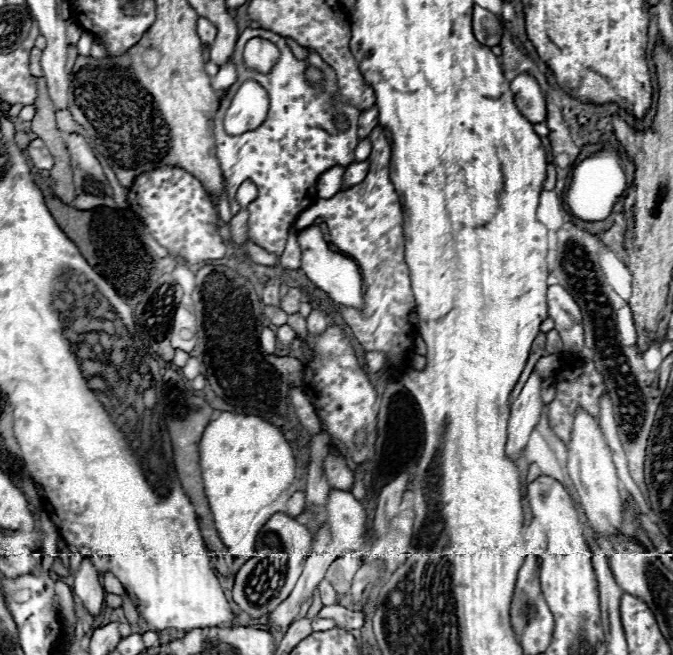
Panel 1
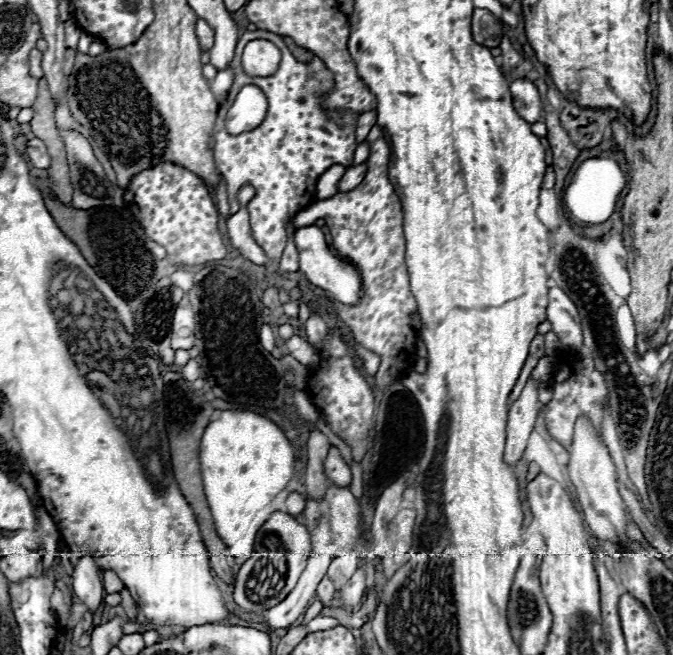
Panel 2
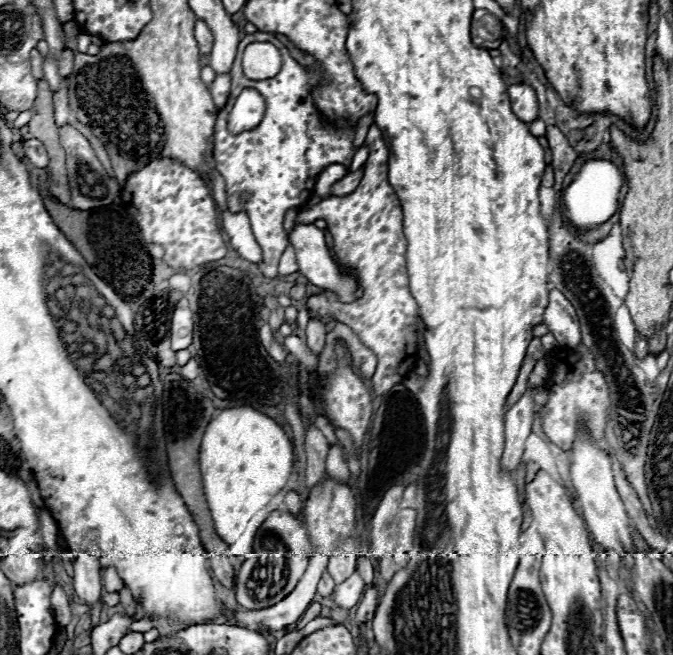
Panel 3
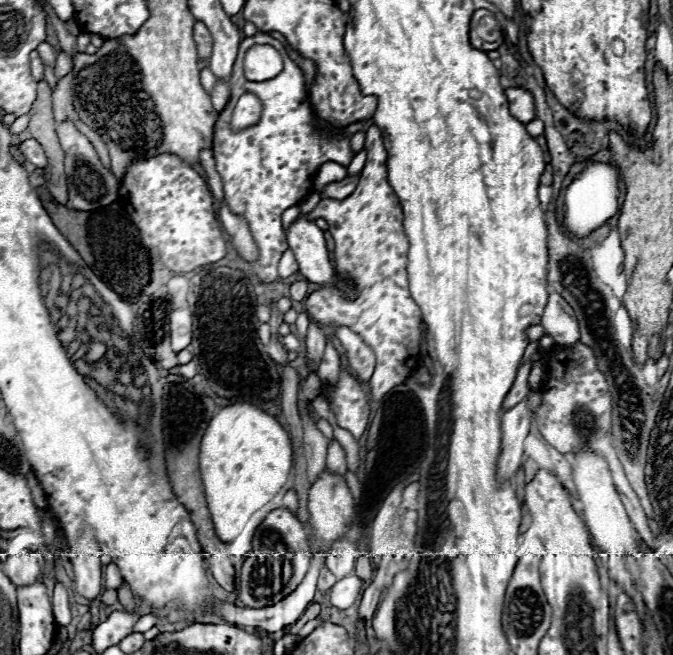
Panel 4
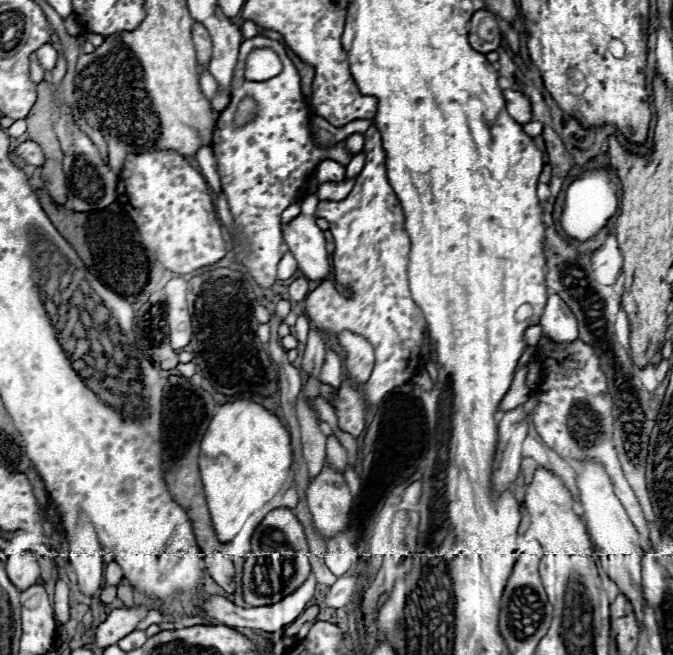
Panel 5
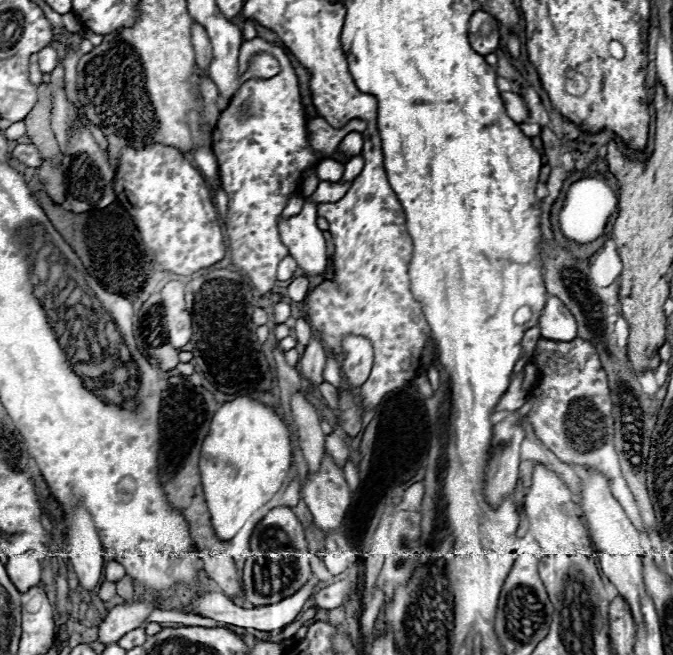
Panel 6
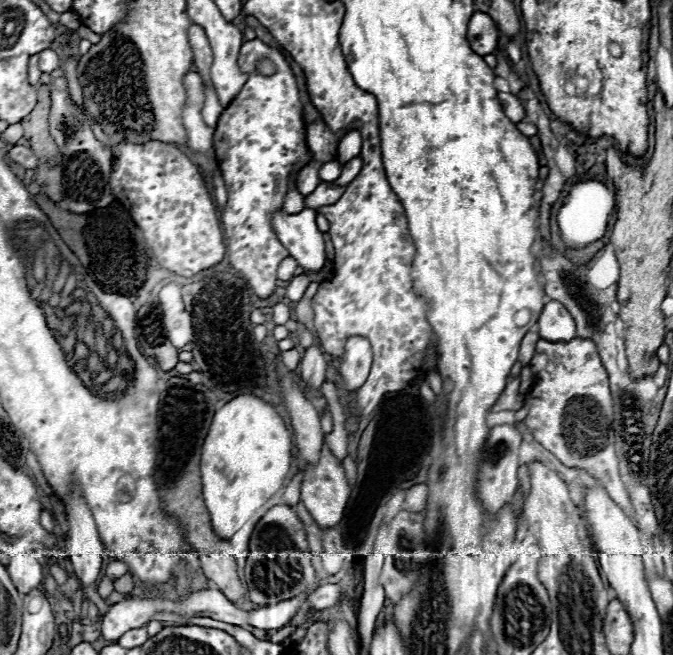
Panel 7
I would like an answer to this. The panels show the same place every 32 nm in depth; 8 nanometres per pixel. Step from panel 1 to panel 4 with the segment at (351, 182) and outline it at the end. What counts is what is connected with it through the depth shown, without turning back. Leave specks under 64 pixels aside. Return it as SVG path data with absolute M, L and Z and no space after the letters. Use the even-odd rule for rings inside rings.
M354 174L354 176L348 176L348 178L340 180L340 182L332 182L332 184L328 184L328 186L322 188L320 196L322 196L322 198L334 198L334 200L346 198L346 196L356 188L358 178L360 178L360 174Z

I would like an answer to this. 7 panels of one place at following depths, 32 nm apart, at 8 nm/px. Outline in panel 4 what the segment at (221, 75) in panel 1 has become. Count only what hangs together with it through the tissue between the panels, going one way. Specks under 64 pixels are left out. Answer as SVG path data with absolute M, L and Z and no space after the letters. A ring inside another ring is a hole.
M217 80L216 86L212 93L213 107L217 112L221 112L228 102L229 84L223 80Z

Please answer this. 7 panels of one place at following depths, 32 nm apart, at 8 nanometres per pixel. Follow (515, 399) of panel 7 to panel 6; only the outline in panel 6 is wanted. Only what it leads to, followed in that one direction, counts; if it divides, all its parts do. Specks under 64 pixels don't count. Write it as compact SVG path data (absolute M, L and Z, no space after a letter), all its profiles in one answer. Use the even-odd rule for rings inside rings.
M518 366L516 368L516 372L514 372L514 378L510 380L510 386L508 386L508 390L502 394L502 398L500 398L500 402L496 404L496 408L494 408L494 412L502 412L502 410L518 410L524 402L526 402L526 392L522 390L522 370L520 370L522 366Z

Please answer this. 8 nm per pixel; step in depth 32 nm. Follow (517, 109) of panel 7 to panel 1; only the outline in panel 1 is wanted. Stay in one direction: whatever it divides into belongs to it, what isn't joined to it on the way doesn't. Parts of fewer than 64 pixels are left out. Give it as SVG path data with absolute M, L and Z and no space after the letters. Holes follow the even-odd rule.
M522 74L516 76L510 84L512 92L514 92L514 102L516 108L520 110L520 114L524 114L524 118L528 118L528 122L538 124L546 120L546 100L544 94L536 82L536 78Z

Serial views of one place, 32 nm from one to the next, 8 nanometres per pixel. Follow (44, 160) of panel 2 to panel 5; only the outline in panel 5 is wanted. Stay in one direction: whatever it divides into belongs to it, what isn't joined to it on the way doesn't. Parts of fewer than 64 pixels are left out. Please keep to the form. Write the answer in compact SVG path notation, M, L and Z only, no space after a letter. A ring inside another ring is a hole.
M24 142L24 144L16 146L14 154L20 156L26 164L32 164L32 166L42 166L44 164L42 150L40 150L40 146L36 142Z

